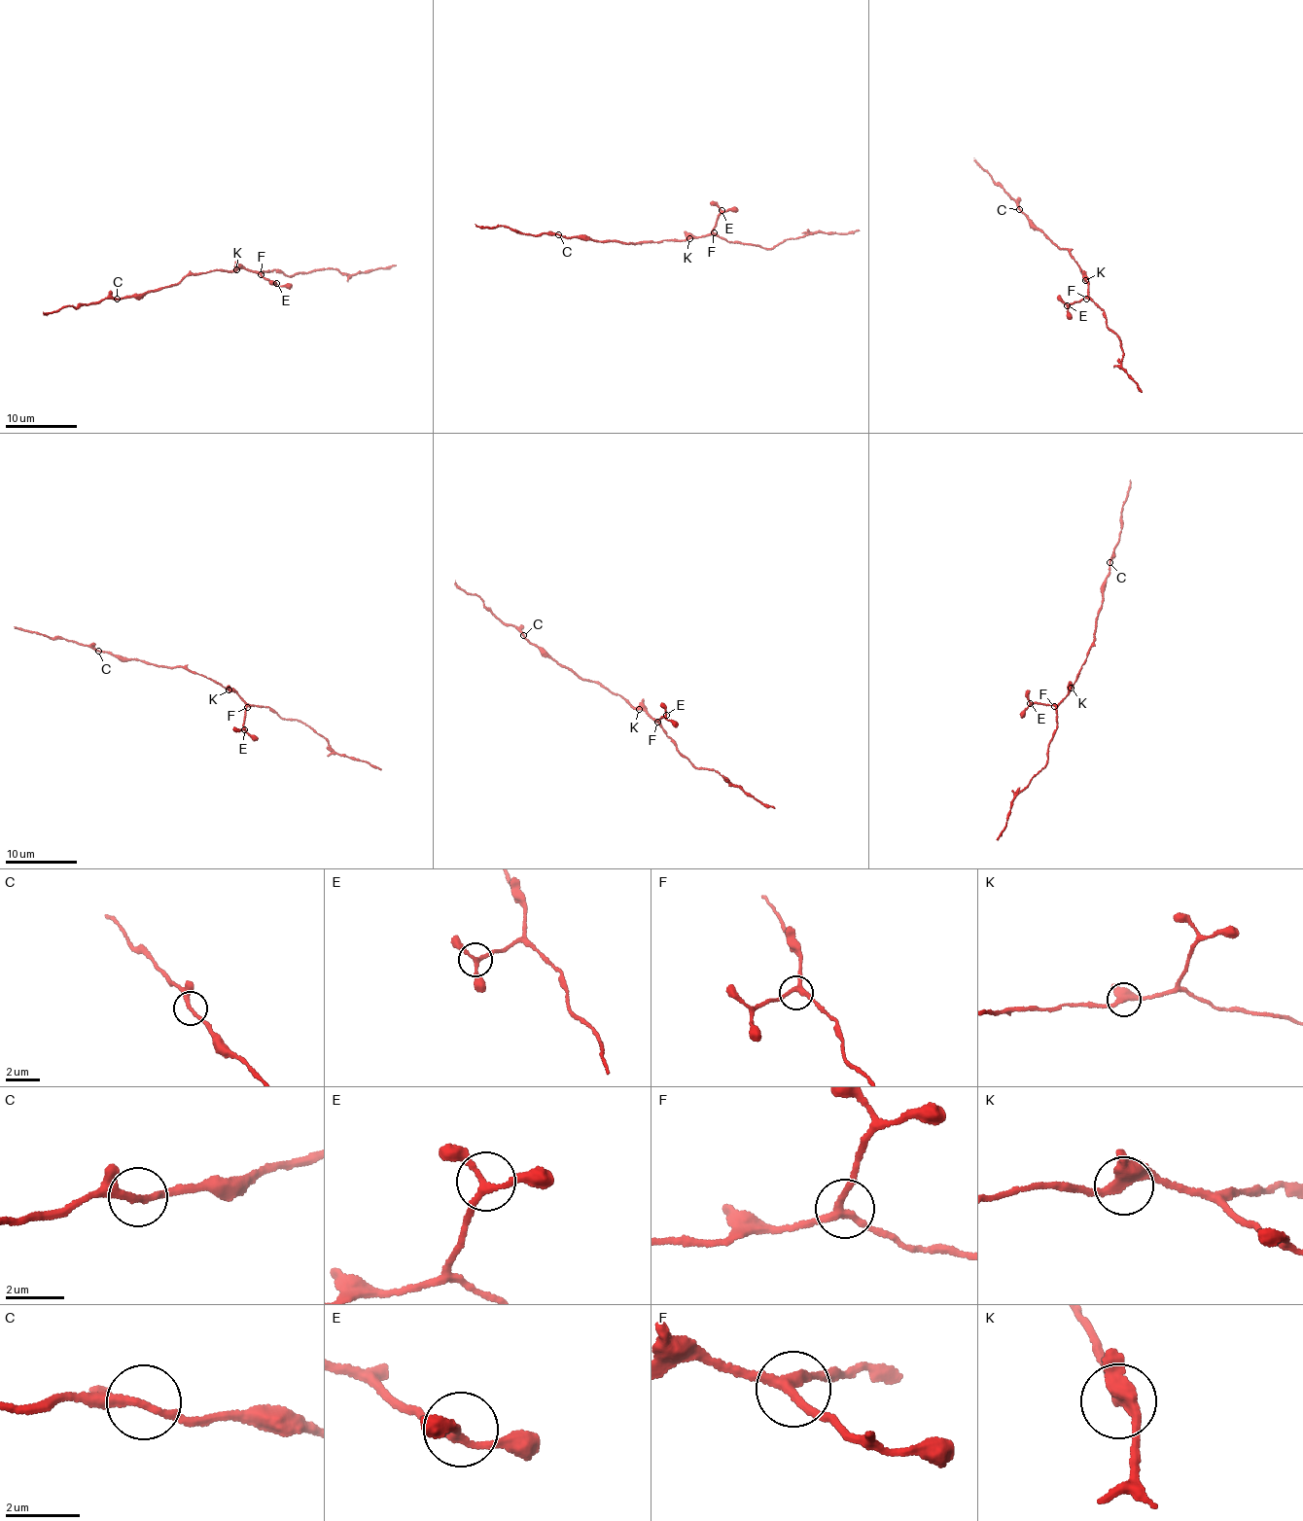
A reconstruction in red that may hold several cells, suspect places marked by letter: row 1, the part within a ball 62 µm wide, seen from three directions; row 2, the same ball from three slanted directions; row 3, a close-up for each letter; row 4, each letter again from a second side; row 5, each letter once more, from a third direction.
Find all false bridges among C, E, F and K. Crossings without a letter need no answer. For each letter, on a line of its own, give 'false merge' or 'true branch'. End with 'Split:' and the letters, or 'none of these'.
C: true branch
E: true branch
F: true branch
K: true branch
Split: none of these

